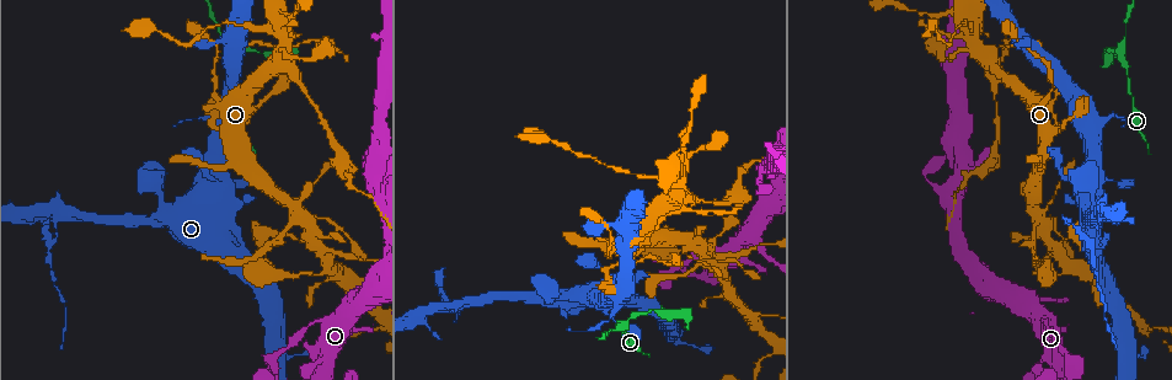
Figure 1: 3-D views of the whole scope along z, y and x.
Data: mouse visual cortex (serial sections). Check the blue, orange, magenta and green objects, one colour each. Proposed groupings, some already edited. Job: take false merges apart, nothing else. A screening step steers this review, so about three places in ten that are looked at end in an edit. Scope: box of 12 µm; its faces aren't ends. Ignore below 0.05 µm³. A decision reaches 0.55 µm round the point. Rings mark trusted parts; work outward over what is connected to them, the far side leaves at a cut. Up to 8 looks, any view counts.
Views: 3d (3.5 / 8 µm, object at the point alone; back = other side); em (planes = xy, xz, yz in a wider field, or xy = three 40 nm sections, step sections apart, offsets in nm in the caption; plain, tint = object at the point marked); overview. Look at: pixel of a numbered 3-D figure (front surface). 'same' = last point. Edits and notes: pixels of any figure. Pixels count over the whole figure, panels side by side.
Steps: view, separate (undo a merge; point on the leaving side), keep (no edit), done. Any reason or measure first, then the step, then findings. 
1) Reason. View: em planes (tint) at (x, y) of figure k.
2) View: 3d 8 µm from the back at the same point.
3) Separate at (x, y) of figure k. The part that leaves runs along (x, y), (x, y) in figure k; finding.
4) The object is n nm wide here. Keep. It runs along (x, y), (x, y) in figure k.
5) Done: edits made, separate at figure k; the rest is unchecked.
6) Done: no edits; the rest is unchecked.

Thick turns thin. View: 3d 3.5 µm at (698, 203) of figure 1.

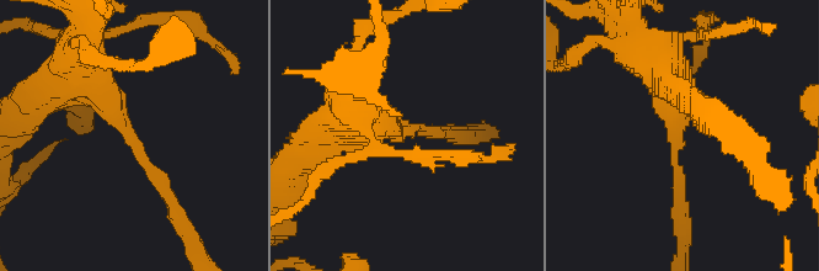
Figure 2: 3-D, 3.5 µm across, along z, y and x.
The arms are 150, 500 nm wide. View: em xy step 2 (tint) at (399, 129) of figure 2.

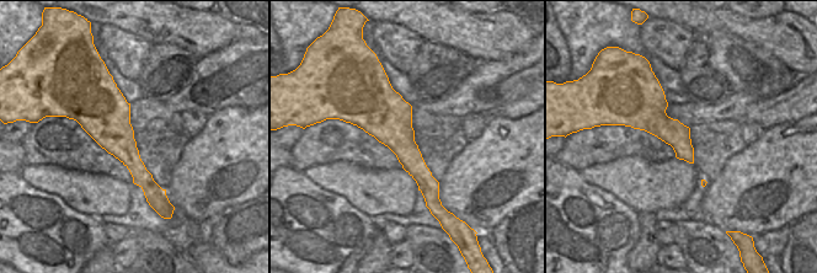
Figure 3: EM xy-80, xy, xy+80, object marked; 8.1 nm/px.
Keep. It runs along (68, 84), (105, 95), (170, 197) in figure 2; continuous, no second cell.

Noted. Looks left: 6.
Thick turns thin. View: 3d 3.5 µm at (1112, 180) of figure 1.

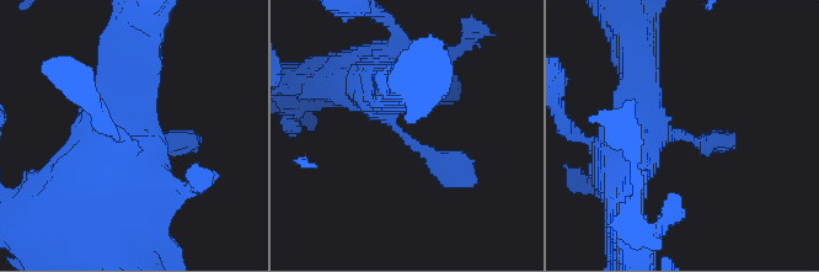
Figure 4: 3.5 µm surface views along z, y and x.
Now the EM. View: em xy step 1 (tint) at (685, 137) of figure 4.

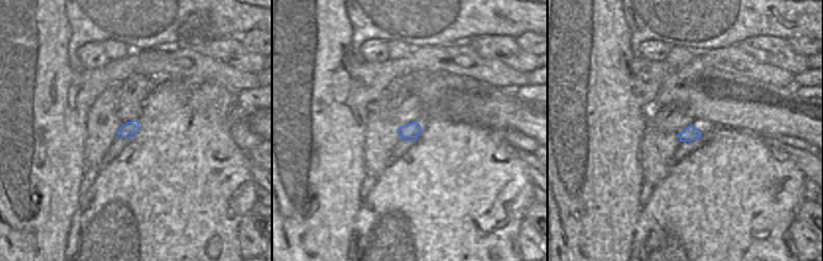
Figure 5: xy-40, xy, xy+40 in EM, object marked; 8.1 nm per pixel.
The object is 140 nm wide here. Keep. It runs along (376, 73), (380, 113), (475, 182) in figure 4; continuous, no second cell.

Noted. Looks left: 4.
Thin arm on a thick one. View: 3d 3.5 µm at (1049, 245) of figure 1.

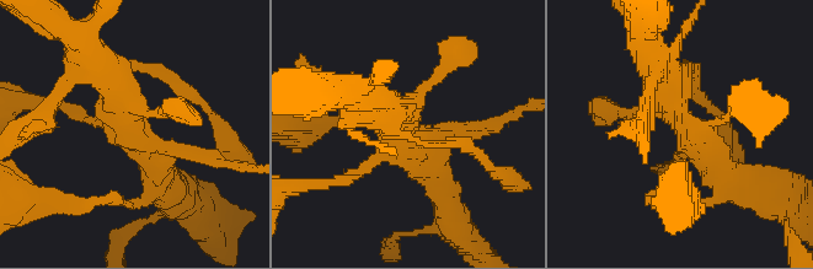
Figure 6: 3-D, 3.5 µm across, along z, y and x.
View: em xy step 1 (plain) at (689, 125) of figure 6.

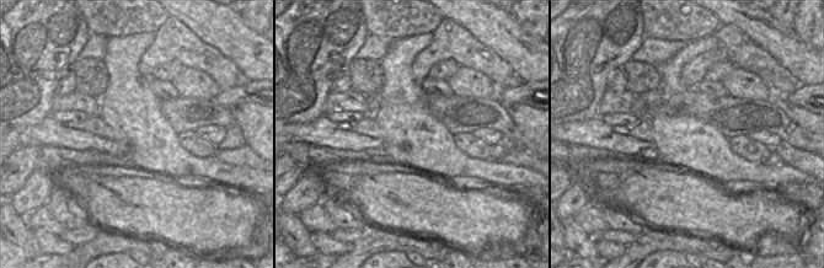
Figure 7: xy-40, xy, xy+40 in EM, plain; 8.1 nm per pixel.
With the object marked. View: em xy step 1 (tint) at the same point.

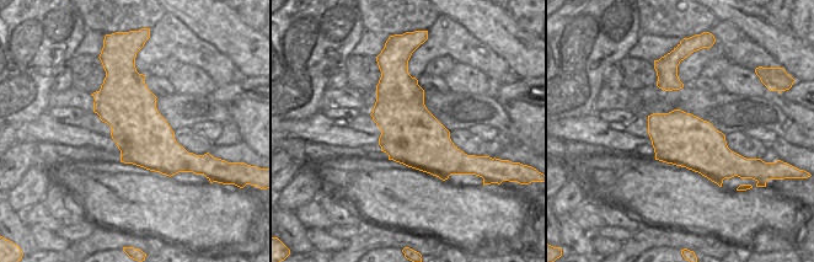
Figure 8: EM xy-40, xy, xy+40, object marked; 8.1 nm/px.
Keep. It runs along (653, 63), (672, 108), (738, 176) in figure 6; continuous, no second cell.

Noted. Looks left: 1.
Done: no edits; the rest is unchecked.

